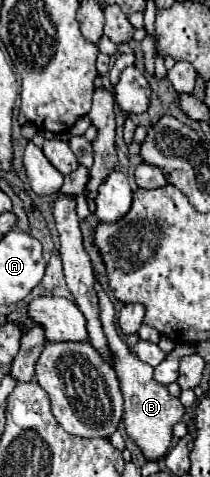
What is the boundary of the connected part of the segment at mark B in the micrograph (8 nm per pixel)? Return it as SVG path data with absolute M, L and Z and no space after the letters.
M96 279L96 283L94 283L94 289L96 289L96 295L98 295L98 307L100 307L100 323L102 323L102 329L104 329L104 335L106 335L106 339L108 339L108 349L110 349L110 353L112 353L112 361L114 361L114 371L116 371L116 375L118 375L118 381L120 381L120 391L122 391L122 395L124 395L124 425L126 425L126 433L130 435L130 439L140 447L140 451L144 453L144 457L148 459L148 461L158 461L158 459L164 459L166 455L168 455L168 449L170 449L170 443L172 443L172 427L176 425L176 423L180 423L182 421L182 417L184 417L184 405L180 403L180 399L178 397L172 397L170 393L168 393L168 389L166 389L166 385L158 385L158 381L154 381L154 375L152 375L152 367L150 365L146 365L146 363L142 363L132 351L130 351L130 347L128 347L128 343L118 335L118 331L116 331L116 319L114 319L114 305L112 305L112 301L110 301L110 297L108 297L108 293L102 289L102 285L98 283L98 279Z

